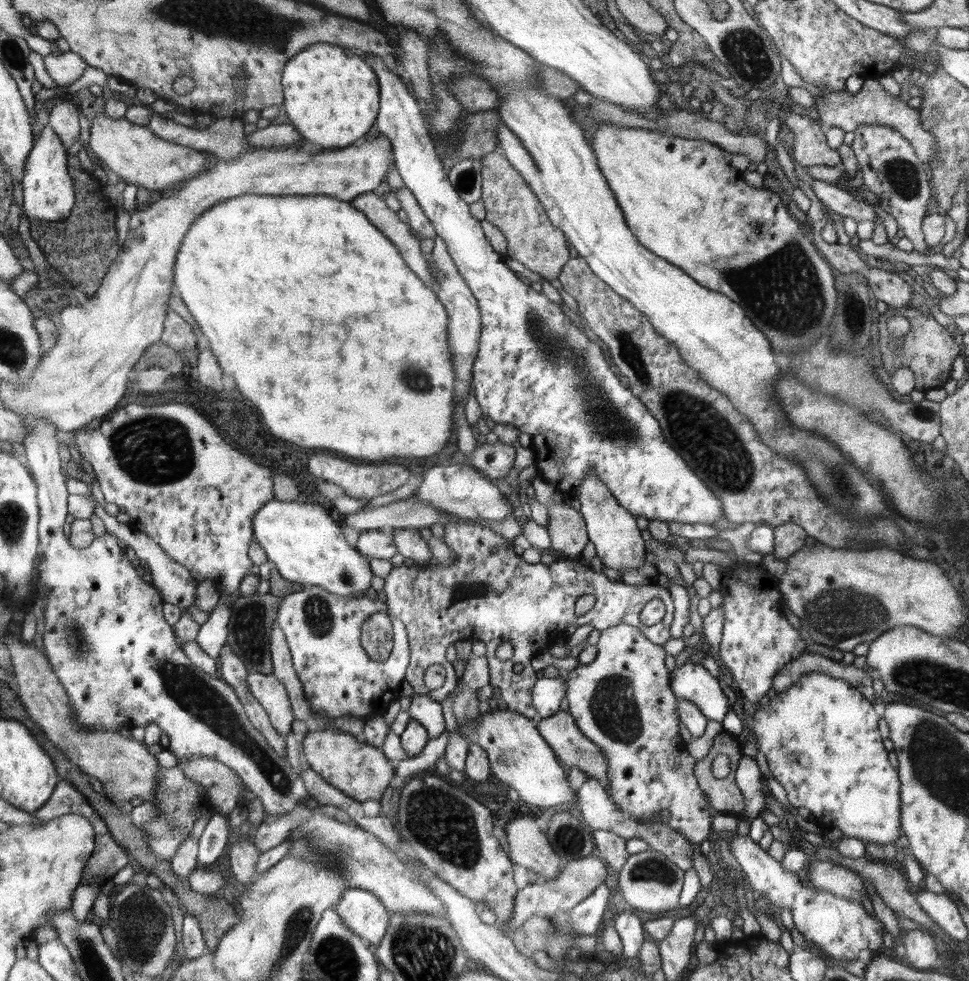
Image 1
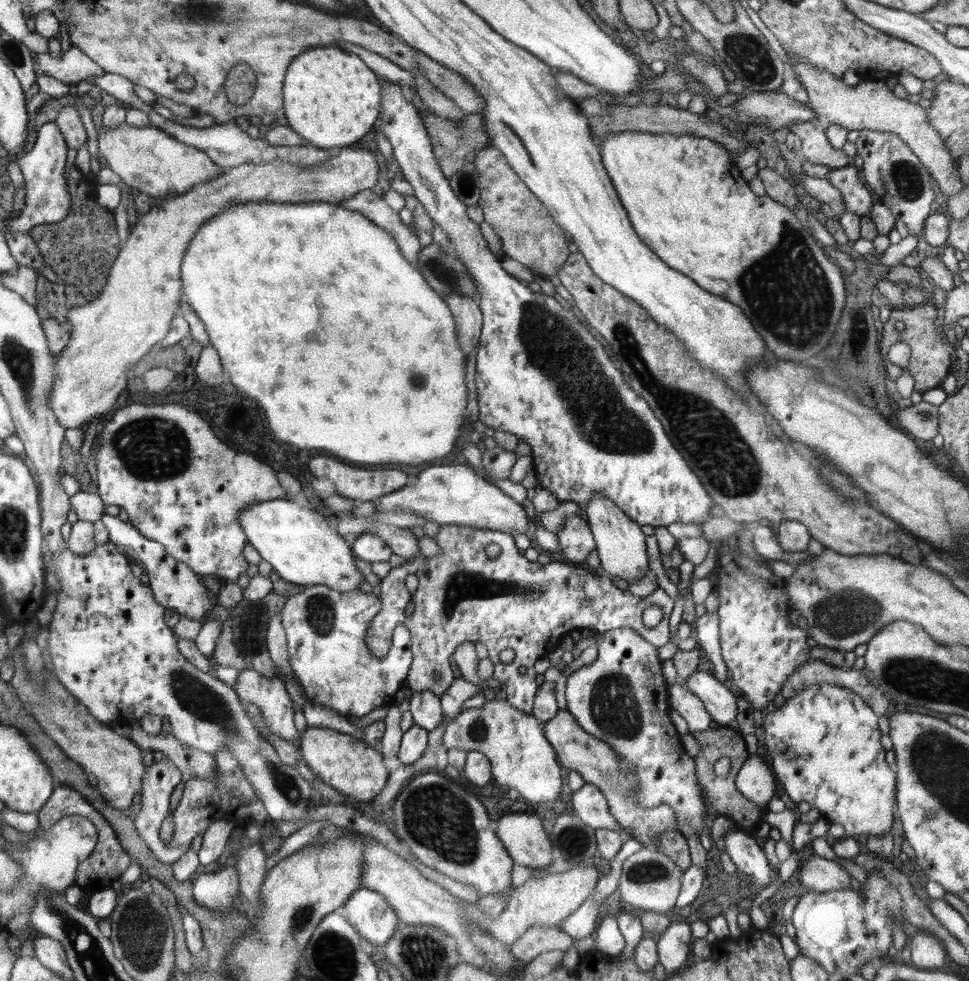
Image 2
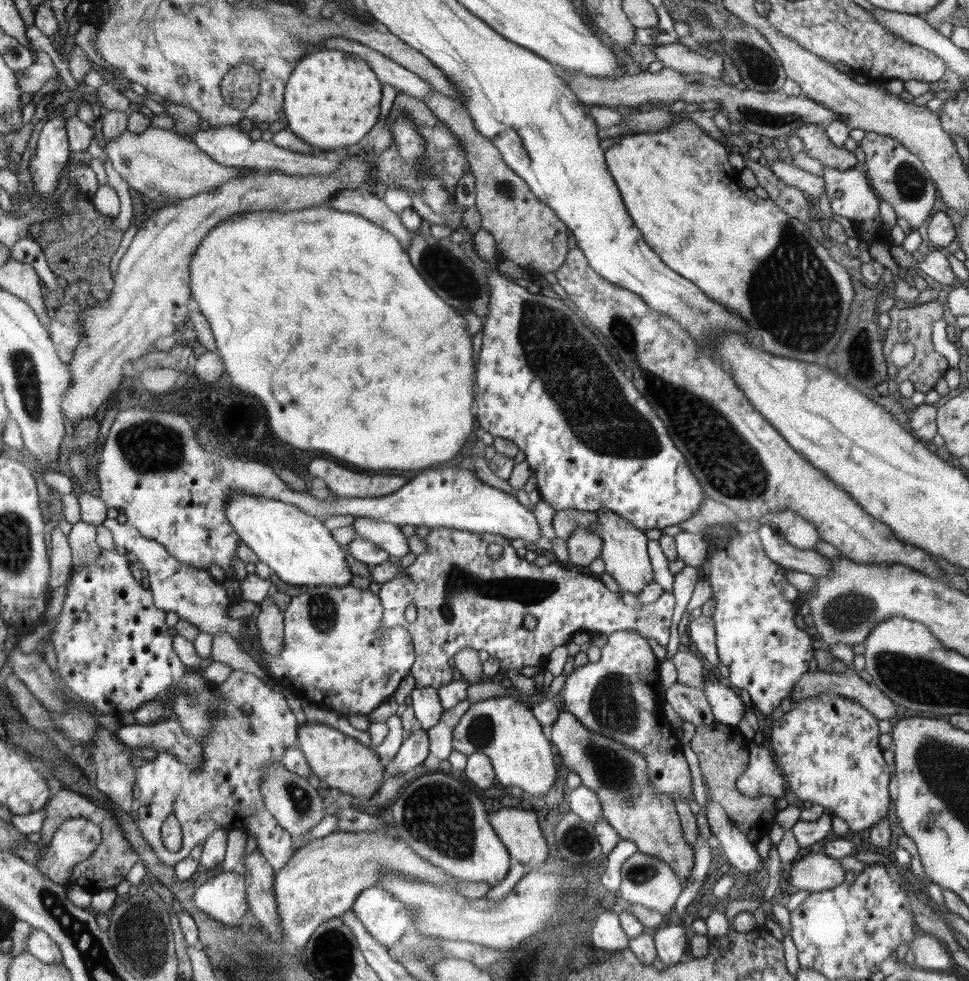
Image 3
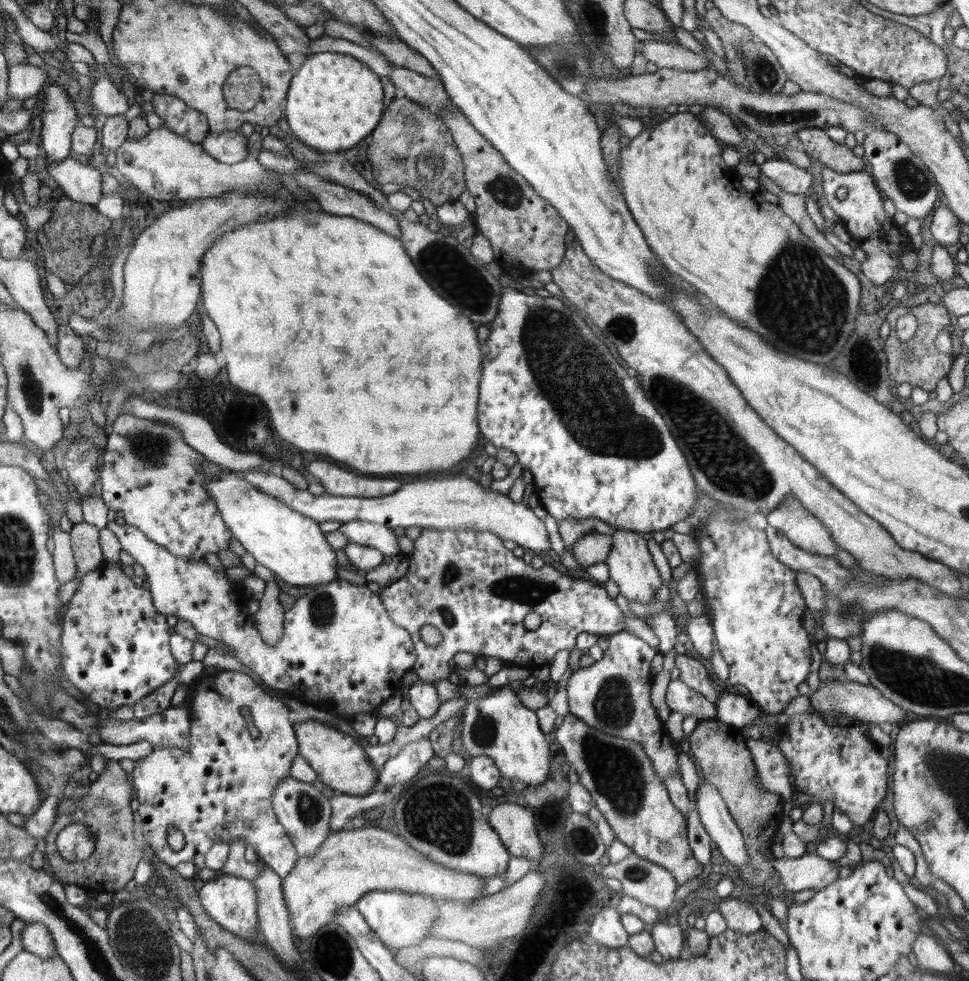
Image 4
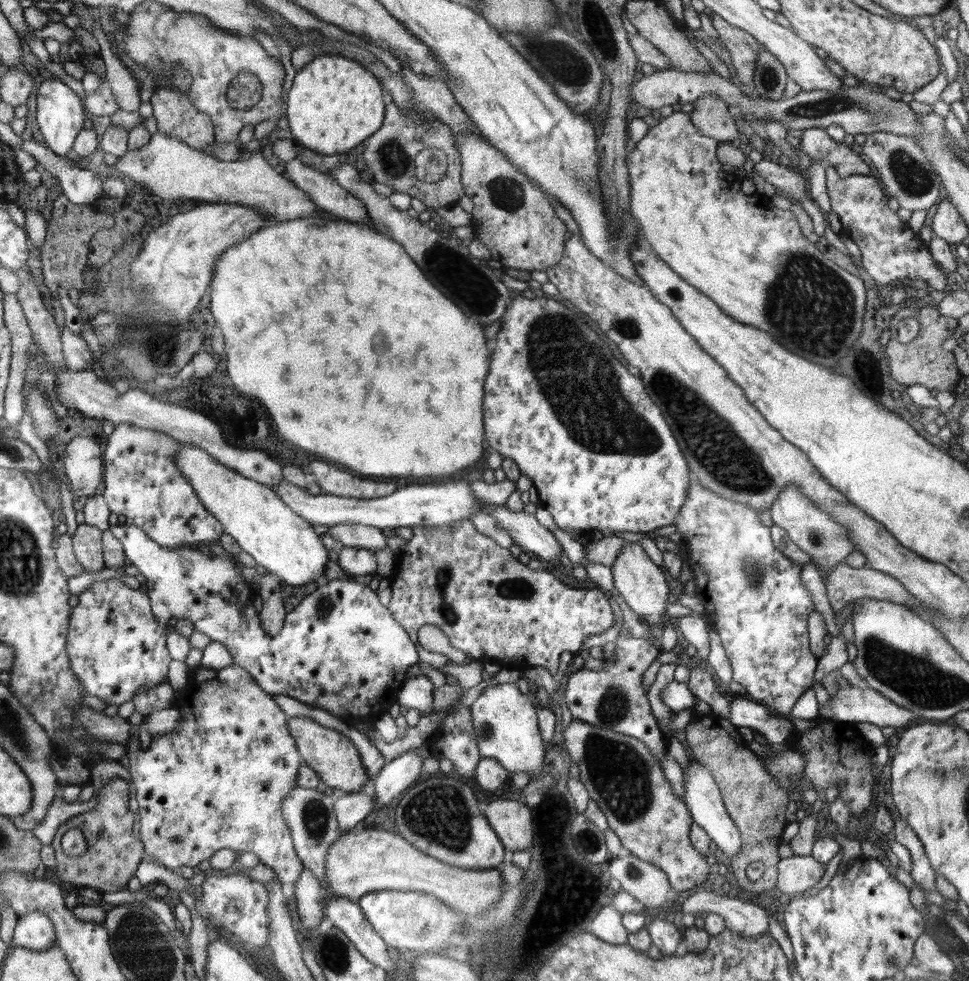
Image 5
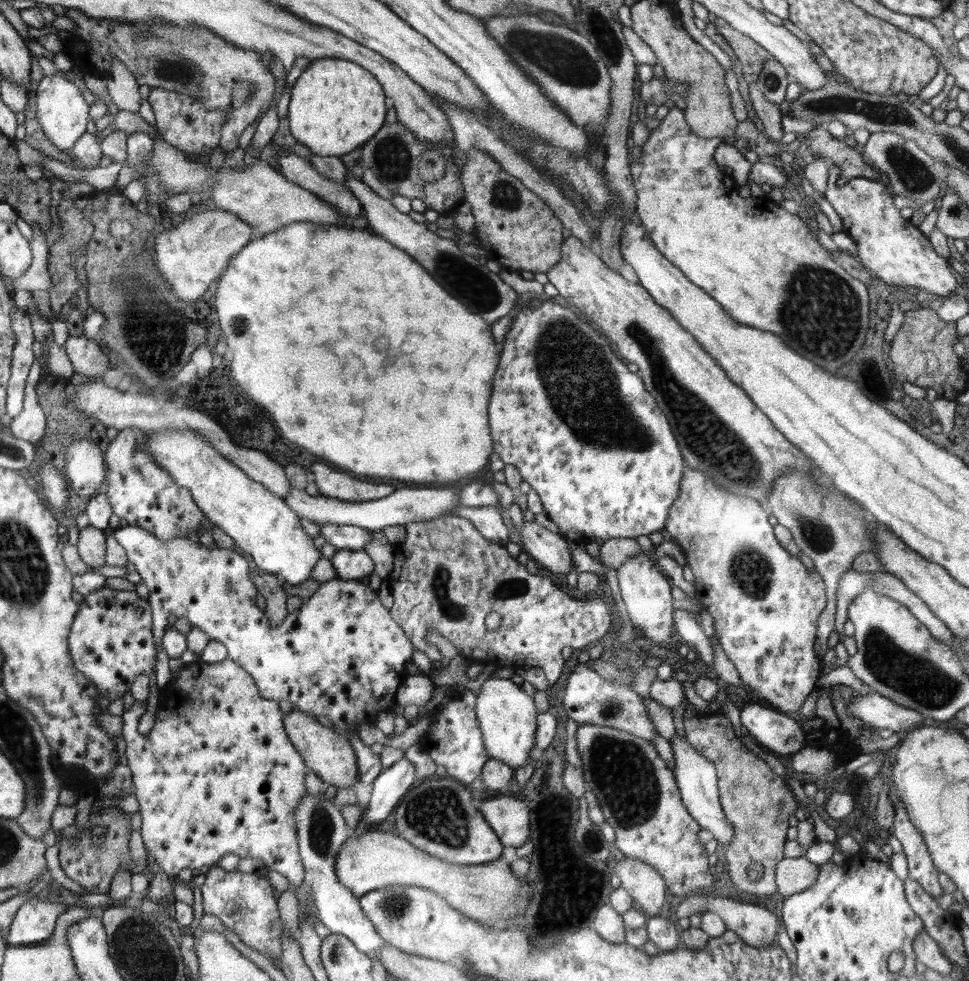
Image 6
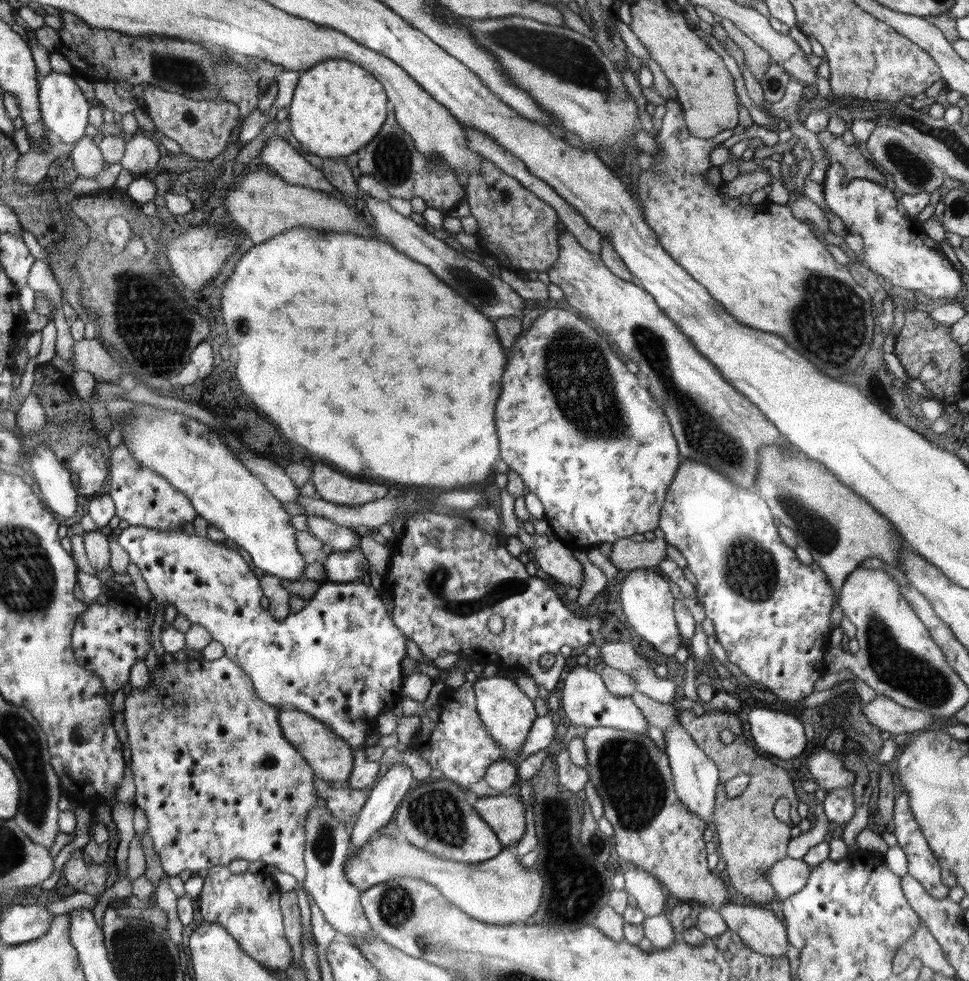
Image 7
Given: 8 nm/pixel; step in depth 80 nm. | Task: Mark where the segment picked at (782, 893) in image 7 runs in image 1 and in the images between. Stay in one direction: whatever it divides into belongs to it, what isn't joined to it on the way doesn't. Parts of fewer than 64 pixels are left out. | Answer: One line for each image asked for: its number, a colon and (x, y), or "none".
1: (841, 881)
2: (819, 874)
3: (815, 872)
4: (810, 871)
5: (796, 874)
6: (792, 875)

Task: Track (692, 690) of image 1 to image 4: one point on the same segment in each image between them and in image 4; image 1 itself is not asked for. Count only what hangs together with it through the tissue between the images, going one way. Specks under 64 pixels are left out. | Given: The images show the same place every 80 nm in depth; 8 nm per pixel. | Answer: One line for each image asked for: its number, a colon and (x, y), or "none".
2: (719, 701)
3: (727, 707)
4: (737, 711)

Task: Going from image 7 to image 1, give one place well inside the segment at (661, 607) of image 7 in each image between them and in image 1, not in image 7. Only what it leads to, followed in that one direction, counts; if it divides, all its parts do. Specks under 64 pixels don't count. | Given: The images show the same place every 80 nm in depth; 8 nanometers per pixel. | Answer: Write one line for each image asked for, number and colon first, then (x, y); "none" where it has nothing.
1: (619, 543)
2: (621, 545)
3: (624, 548)
4: (630, 565)
5: (641, 583)
6: (645, 589)

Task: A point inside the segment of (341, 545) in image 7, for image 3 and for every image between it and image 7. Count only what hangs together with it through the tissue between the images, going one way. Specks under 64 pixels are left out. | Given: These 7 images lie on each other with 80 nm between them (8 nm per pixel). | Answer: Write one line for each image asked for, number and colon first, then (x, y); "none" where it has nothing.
3: (389, 537)
4: (377, 536)
5: (360, 536)
6: (345, 537)

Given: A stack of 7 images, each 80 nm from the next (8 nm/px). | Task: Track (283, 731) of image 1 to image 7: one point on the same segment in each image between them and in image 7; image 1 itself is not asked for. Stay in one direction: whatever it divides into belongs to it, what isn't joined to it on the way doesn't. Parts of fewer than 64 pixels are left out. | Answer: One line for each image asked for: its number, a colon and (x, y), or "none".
2: (270, 695)
3: (255, 726)
4: (242, 744)
5: (217, 781)
6: (218, 774)
7: (218, 781)

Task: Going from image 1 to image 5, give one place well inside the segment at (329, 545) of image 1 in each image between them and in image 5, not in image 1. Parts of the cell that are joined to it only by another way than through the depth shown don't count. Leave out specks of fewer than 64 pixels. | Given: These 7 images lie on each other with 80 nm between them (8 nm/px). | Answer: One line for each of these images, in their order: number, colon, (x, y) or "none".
2: (303, 547)
3: (299, 548)
4: (292, 546)
5: (265, 527)

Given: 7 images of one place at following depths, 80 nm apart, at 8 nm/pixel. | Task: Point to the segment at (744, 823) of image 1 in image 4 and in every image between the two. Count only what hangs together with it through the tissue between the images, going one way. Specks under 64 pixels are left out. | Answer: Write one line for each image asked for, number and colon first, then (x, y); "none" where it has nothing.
2: (755, 780)
3: (763, 777)
4: (773, 771)

